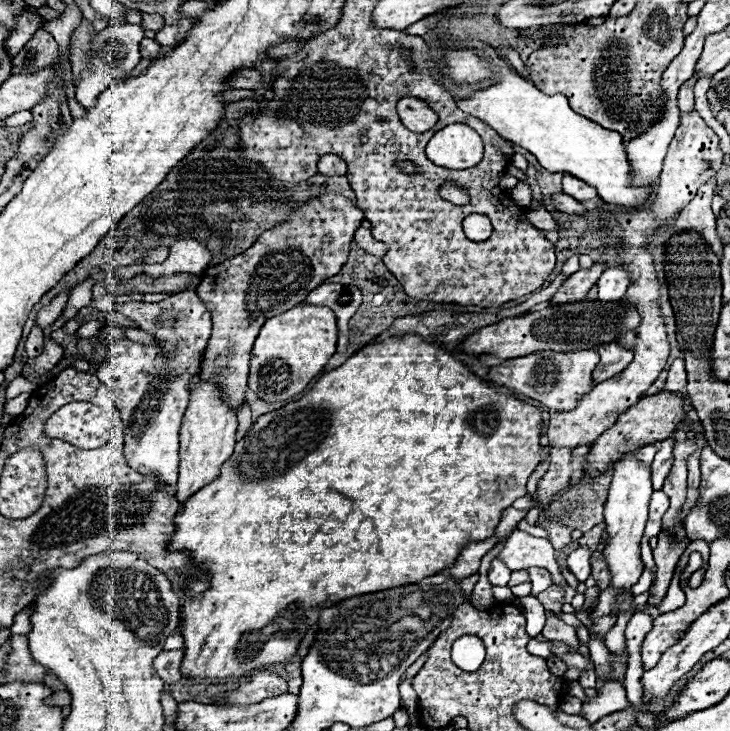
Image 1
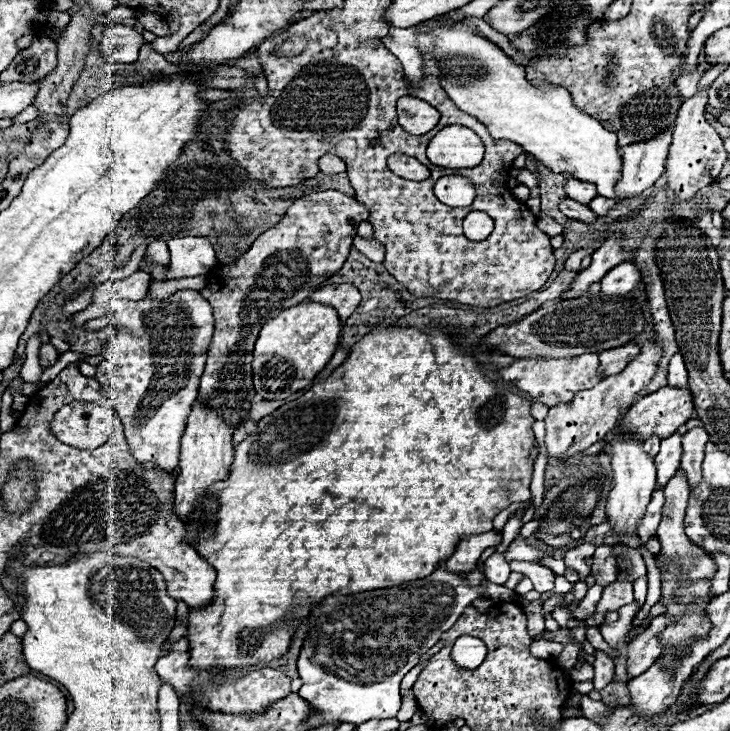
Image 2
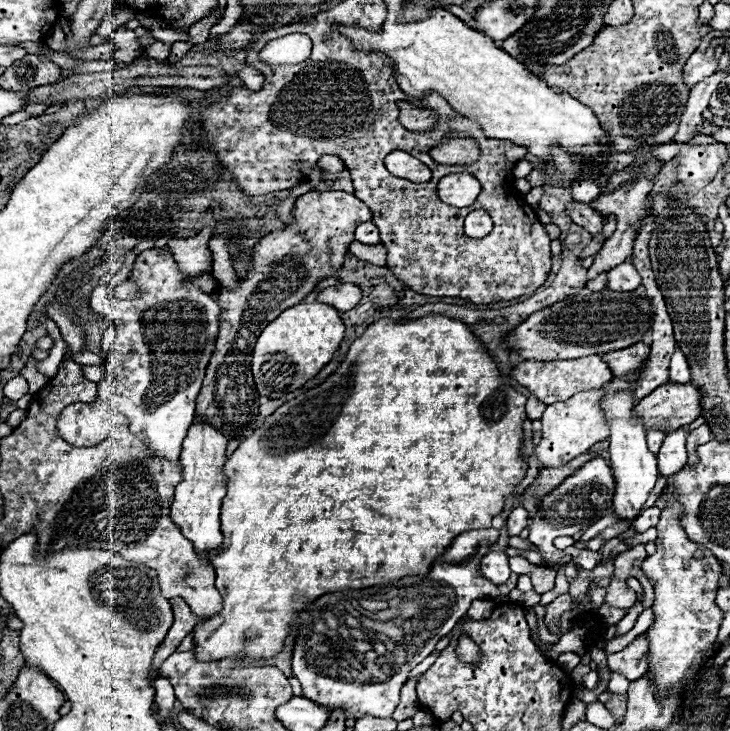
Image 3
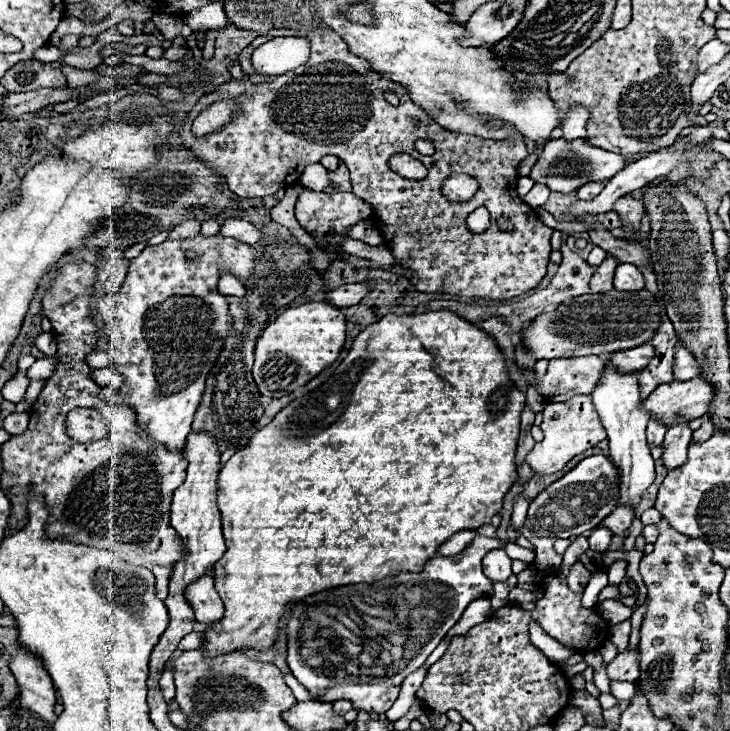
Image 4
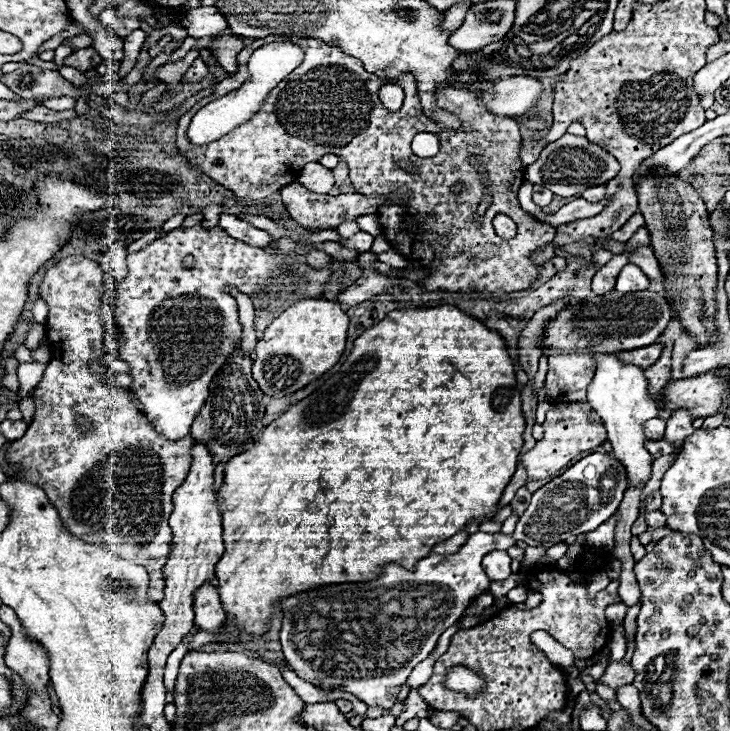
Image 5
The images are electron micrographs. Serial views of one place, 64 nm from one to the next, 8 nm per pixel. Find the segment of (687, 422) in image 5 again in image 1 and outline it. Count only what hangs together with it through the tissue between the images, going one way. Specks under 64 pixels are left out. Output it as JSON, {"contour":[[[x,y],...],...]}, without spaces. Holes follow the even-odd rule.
{"contour":[[[674,436],[662,440],[660,450],[656,452],[656,458],[652,462],[652,486],[654,490],[660,490],[666,476],[670,474],[674,464]]]}

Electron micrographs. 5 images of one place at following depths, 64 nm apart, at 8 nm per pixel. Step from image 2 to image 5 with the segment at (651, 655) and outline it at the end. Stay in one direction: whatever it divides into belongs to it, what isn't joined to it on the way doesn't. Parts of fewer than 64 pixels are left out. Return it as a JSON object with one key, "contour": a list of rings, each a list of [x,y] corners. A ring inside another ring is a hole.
{"contour":[[[620,660],[620,662],[610,662],[604,676],[600,680],[596,680],[596,684],[604,684],[610,688],[620,688],[626,684],[632,684],[634,680],[634,670],[628,662]]]}

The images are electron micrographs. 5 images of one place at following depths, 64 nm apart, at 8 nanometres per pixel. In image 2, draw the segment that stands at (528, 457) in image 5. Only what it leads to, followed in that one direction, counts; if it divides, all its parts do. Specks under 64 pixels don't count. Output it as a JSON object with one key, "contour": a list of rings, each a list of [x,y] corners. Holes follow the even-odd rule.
{"contour":[[[642,332],[640,336],[634,338],[634,344],[642,346],[642,354],[636,360],[632,360],[624,372],[604,378],[600,384],[596,384],[590,390],[578,392],[570,404],[558,404],[548,410],[544,418],[546,422],[544,448],[548,458],[570,458],[574,454],[584,452],[594,442],[602,440],[616,426],[620,410],[628,408],[634,402],[634,396],[650,382],[650,378],[656,372],[656,364],[662,356],[662,350],[658,348],[656,342],[656,334],[648,336],[646,332]]]}

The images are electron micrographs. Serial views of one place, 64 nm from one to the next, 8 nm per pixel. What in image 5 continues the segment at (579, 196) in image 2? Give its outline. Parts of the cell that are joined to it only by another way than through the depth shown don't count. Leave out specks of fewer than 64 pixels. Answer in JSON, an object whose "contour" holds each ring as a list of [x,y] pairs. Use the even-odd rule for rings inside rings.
{"contour":[[[594,186],[594,188],[588,188],[586,192],[582,192],[582,198],[588,200],[588,202],[600,202],[606,198],[606,186]]]}

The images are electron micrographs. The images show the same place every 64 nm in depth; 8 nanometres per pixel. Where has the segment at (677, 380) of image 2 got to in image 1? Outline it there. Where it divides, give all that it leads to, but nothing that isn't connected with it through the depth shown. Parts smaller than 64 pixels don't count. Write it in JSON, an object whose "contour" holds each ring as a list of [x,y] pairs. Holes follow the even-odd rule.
{"contour":[[[676,358],[670,364],[668,380],[666,380],[664,390],[670,390],[670,392],[684,392],[686,390],[686,370],[682,368],[682,360],[680,358]]]}

